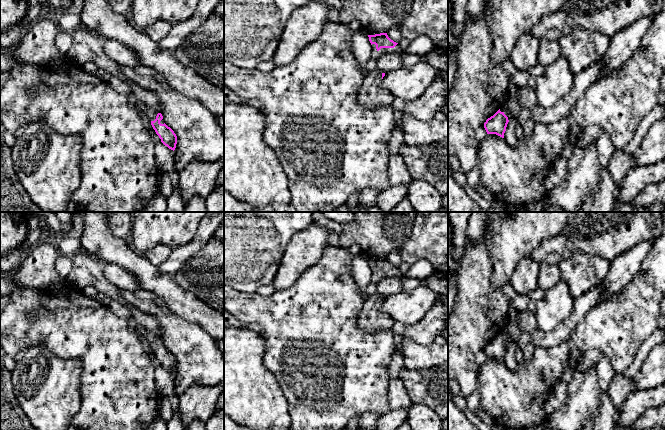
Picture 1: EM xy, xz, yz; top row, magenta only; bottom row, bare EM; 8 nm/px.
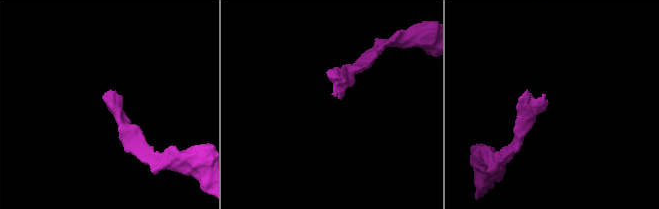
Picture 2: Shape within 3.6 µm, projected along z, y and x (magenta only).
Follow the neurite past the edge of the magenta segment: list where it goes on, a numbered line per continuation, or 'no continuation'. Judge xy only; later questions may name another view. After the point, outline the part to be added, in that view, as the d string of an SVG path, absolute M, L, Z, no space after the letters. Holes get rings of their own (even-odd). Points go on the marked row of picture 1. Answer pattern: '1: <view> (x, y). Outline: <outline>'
1: xy (151, 114). Outline: M138 101L136 108L140 112L142 112L150 122L154 121L156 119L158 112L154 109L149 108L148 106L146 106L143 102Z

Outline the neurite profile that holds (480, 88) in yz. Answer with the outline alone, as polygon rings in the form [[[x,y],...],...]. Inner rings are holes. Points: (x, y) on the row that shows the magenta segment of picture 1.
[[[485,9],[476,20],[467,14],[459,42],[455,82],[448,93],[448,157],[455,156],[464,173],[476,167],[479,147],[477,129],[484,126],[486,120],[501,108],[507,97],[509,76],[501,64],[492,60],[493,47]]]

